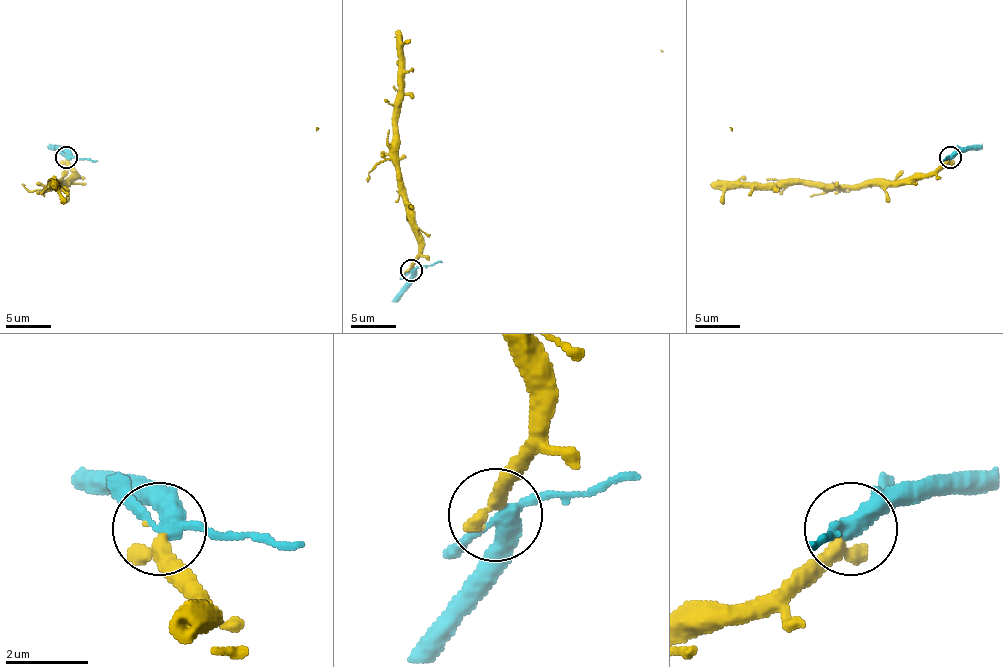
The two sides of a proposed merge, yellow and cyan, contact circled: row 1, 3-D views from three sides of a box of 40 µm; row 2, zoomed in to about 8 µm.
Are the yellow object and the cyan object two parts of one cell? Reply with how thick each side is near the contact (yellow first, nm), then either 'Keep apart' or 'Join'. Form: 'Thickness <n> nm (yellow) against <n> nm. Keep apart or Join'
Thickness 300 nm (yellow) against 320 nm. Join

